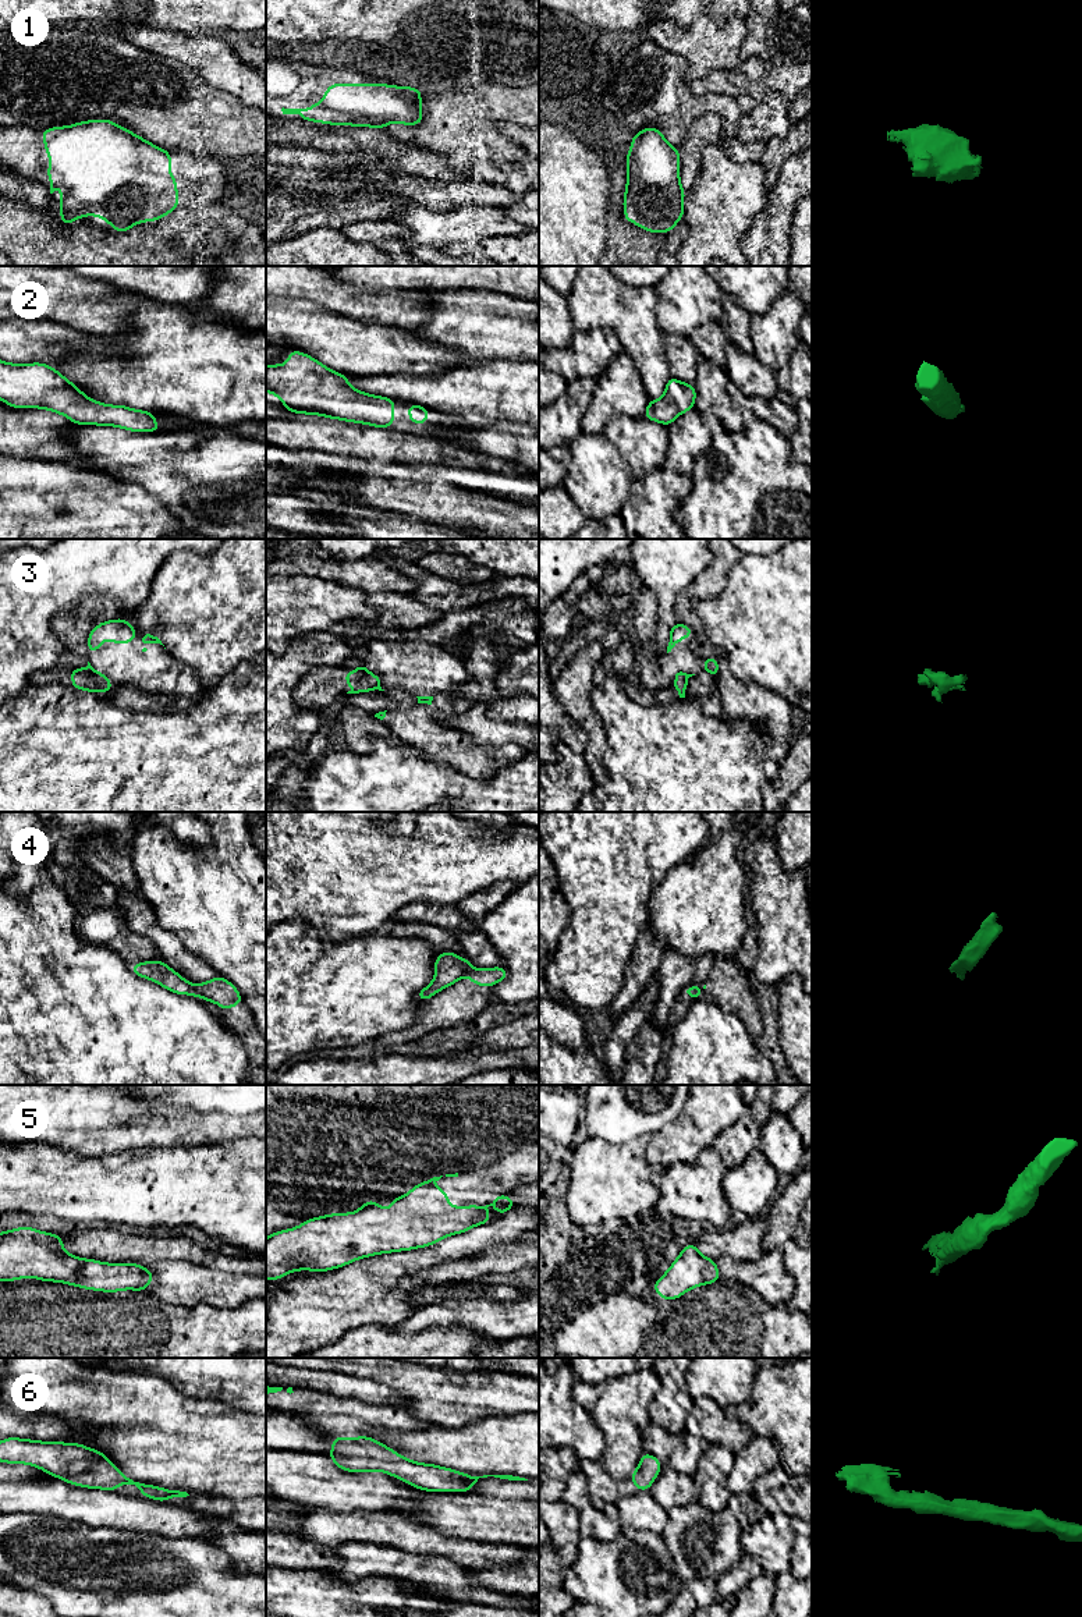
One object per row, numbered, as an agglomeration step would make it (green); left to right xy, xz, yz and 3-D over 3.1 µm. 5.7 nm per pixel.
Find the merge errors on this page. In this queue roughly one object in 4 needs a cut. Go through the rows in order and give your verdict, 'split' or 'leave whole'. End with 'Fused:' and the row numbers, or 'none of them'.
1: leave whole
2: leave whole
3: split
4: split
5: leave whole
6: leave whole
Fused: 3, 4

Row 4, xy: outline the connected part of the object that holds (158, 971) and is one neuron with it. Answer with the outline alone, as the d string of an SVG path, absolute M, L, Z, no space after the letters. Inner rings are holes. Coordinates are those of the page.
M162 960L131 964L130 969L135 975L150 979L175 994L198 997L195 986L173 971Z

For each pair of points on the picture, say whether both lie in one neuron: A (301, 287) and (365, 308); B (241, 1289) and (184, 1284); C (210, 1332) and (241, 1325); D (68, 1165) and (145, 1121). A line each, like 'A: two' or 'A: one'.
A: one
B: one
C: one
D: two

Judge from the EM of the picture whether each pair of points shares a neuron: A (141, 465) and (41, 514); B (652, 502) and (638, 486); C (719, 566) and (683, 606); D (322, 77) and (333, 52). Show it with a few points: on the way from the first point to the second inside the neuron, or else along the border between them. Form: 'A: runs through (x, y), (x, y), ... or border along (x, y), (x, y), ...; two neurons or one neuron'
A: border along (91, 468), (146, 489); two neurons
B: runs through (649, 497), (642, 490); one neuron
C: runs through (712, 575), (690, 596); one neuron
D: border along (295, 60), (348, 67), (359, 73); two neurons

